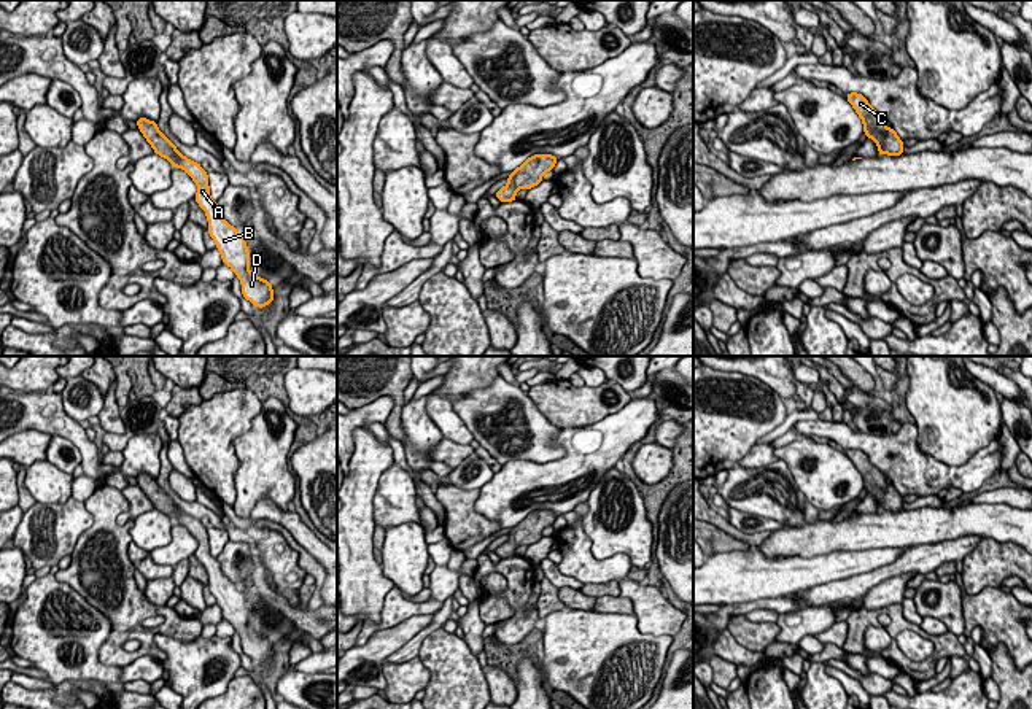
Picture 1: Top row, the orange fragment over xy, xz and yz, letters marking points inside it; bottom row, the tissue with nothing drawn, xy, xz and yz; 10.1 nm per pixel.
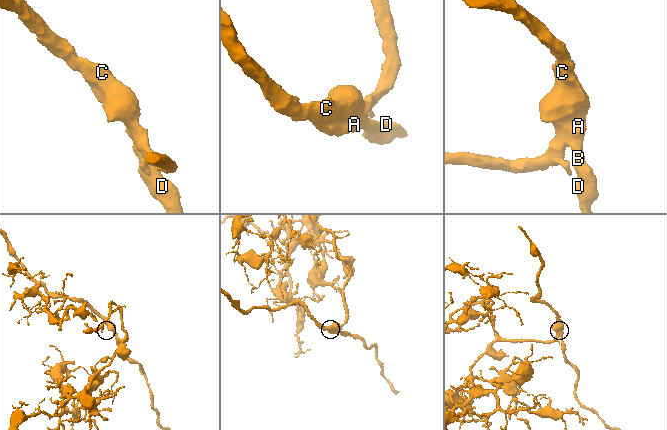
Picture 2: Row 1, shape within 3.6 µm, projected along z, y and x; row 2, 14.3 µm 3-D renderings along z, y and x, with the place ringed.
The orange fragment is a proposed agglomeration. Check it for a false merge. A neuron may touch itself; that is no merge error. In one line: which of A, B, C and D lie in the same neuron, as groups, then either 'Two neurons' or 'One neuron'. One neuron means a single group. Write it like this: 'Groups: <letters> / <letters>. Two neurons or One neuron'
Groups: A B C D. One neuron

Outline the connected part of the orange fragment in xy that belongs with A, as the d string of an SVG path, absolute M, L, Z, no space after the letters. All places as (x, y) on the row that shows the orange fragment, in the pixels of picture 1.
M140 118L137 126L156 154L170 161L173 167L183 169L197 184L197 194L194 200L204 208L207 215L207 231L221 253L223 264L229 265L239 277L243 297L258 308L269 305L275 297L272 294L274 286L269 283L269 280L259 278L250 272L250 251L246 248L245 238L221 216L218 203L211 200L207 172L200 167L200 164L184 157L157 129L157 122Z

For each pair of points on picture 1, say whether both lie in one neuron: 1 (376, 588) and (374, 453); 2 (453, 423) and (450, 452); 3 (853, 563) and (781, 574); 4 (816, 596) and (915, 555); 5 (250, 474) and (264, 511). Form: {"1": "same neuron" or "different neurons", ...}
{"1": "same neuron", "2": "different neurons", "3": "same neuron", "4": "same neuron", "5": "different neurons"}

